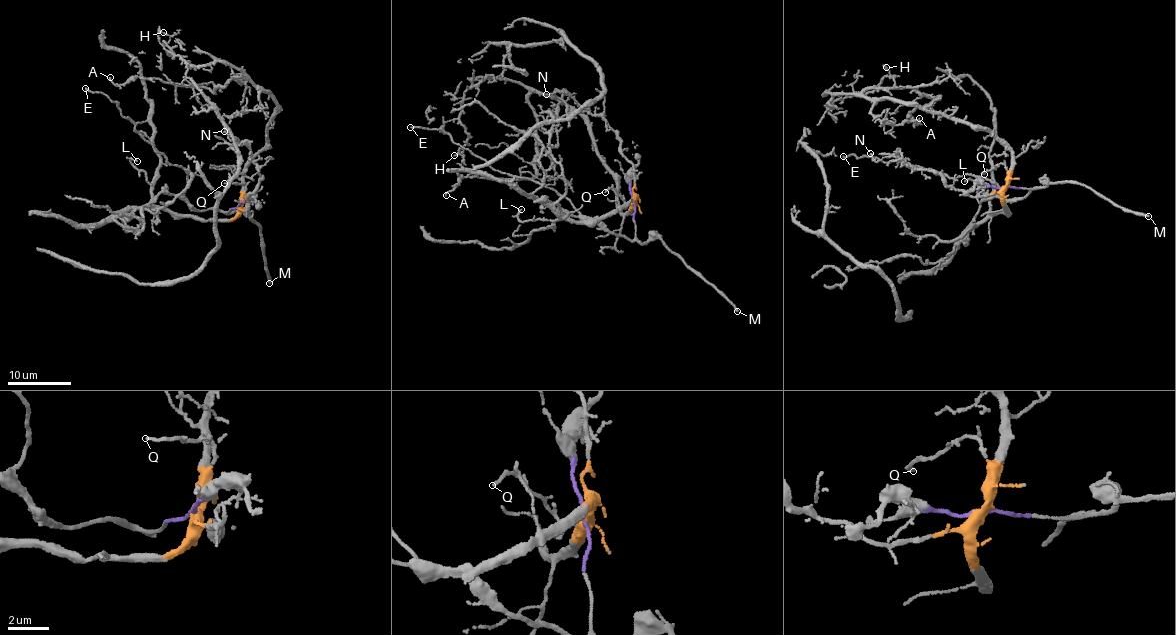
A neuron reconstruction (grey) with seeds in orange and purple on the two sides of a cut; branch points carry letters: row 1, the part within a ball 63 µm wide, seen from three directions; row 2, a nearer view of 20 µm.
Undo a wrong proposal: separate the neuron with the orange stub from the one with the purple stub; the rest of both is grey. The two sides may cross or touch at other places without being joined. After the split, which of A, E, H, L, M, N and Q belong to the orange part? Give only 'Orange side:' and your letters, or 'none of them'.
Orange side: A, H, L, N, Q

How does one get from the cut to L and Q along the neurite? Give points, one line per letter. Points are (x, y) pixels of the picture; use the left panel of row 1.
L: (239, 207), (232, 218), (204, 221), (153, 206), (152, 187), (146, 174), (130, 159), (137, 160)
Q: (239, 207), (245, 190), (244, 183), (224, 182)

